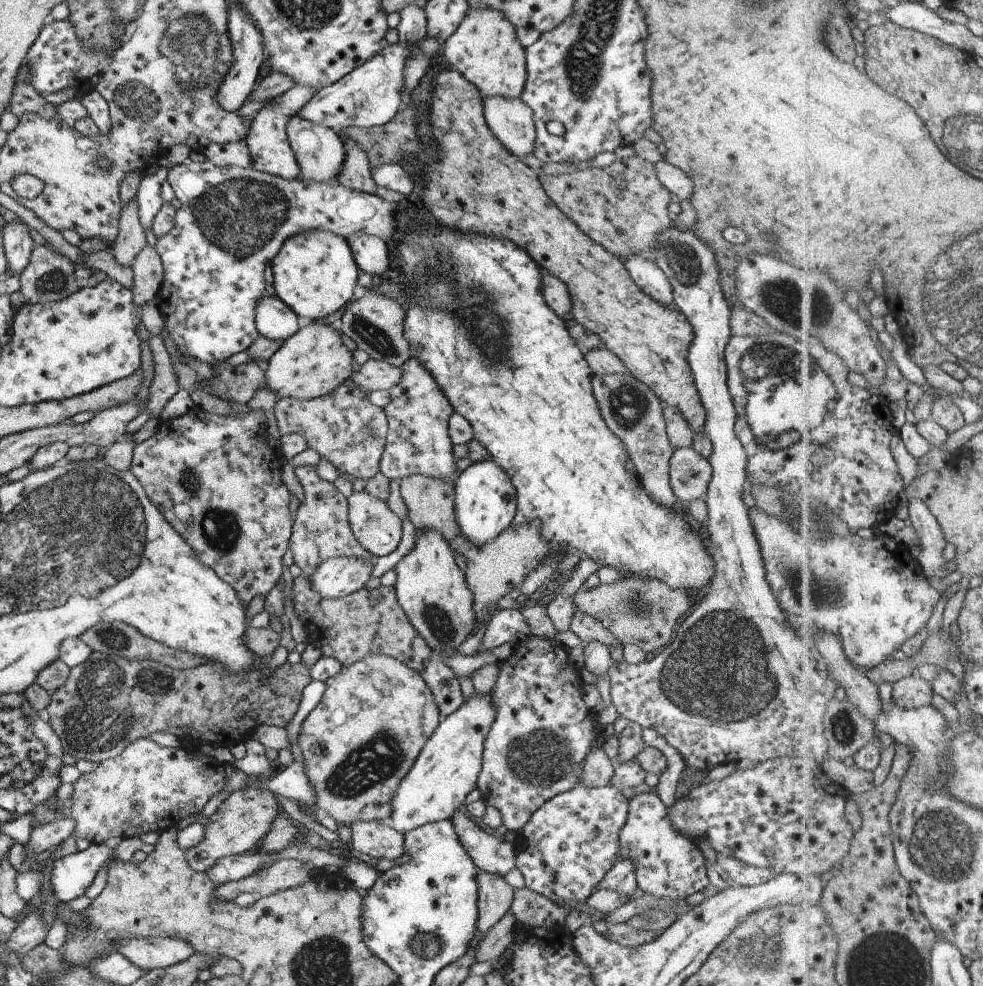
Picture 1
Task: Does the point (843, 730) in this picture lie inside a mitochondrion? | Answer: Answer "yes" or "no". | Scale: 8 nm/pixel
yes

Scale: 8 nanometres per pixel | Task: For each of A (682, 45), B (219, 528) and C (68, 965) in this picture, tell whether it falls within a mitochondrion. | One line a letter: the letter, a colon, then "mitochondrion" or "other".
A: other
B: mitochondrion
C: other

